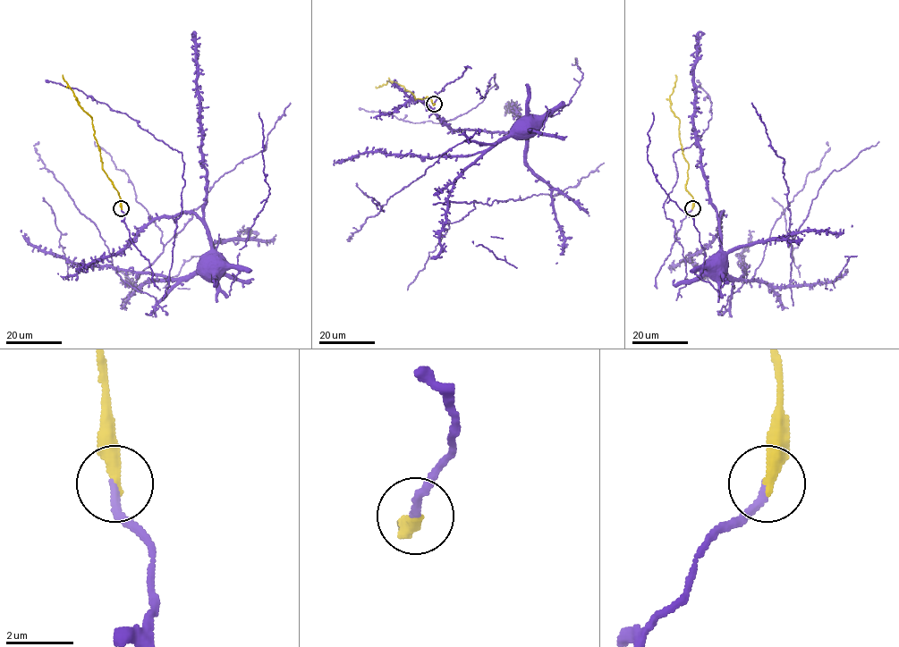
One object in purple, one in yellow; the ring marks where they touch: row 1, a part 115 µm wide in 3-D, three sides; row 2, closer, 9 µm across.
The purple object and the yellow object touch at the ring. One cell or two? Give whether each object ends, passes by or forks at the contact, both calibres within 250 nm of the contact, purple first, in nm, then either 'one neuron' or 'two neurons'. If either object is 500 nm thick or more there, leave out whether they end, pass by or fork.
purple ends | yellow ends | 220/360 nm | one neuron

